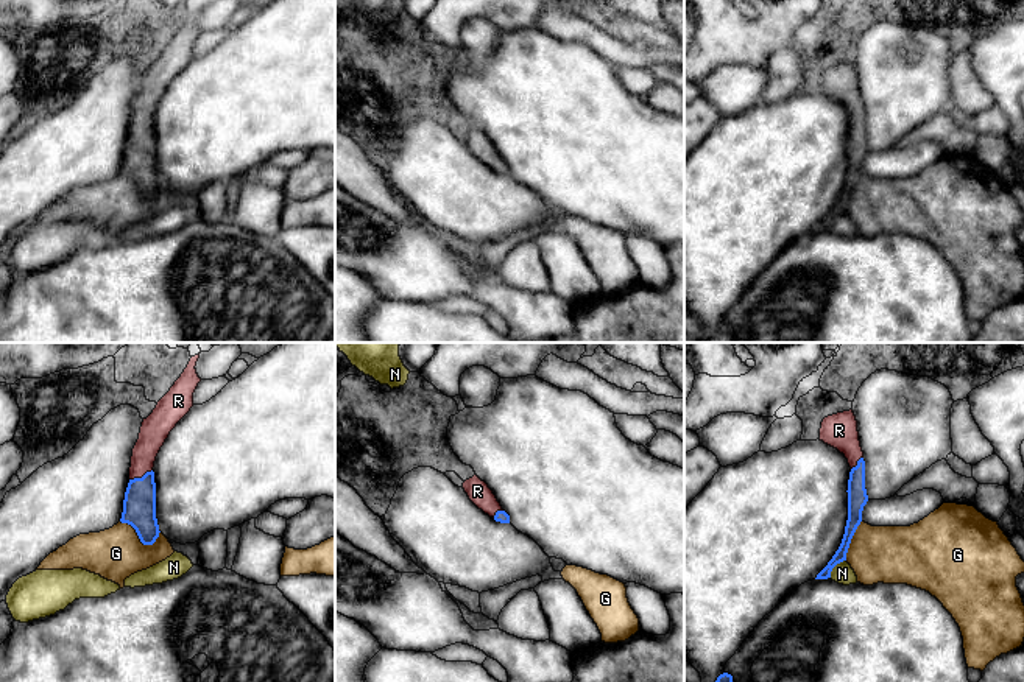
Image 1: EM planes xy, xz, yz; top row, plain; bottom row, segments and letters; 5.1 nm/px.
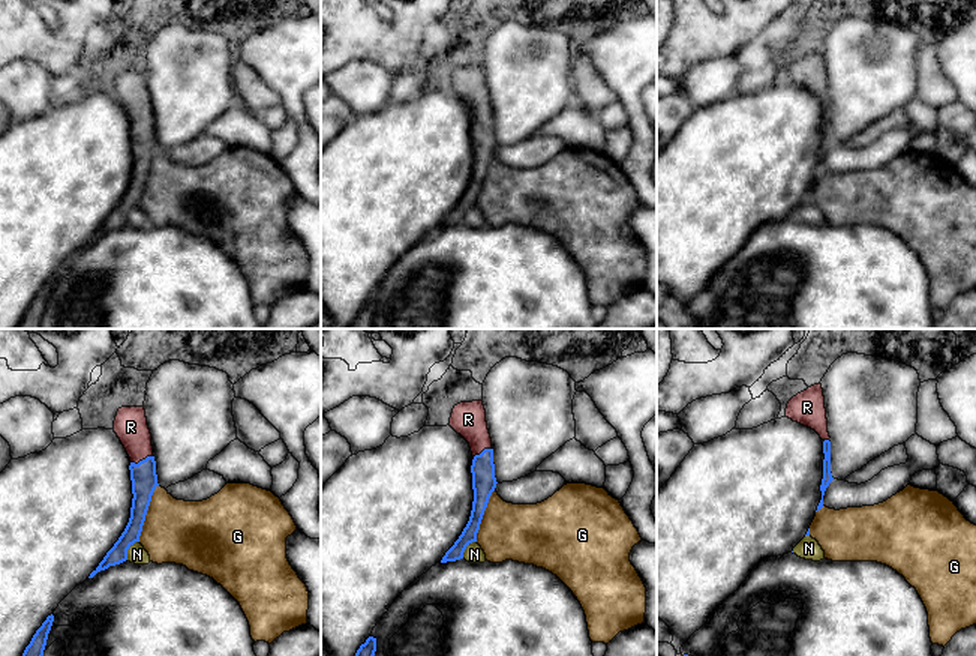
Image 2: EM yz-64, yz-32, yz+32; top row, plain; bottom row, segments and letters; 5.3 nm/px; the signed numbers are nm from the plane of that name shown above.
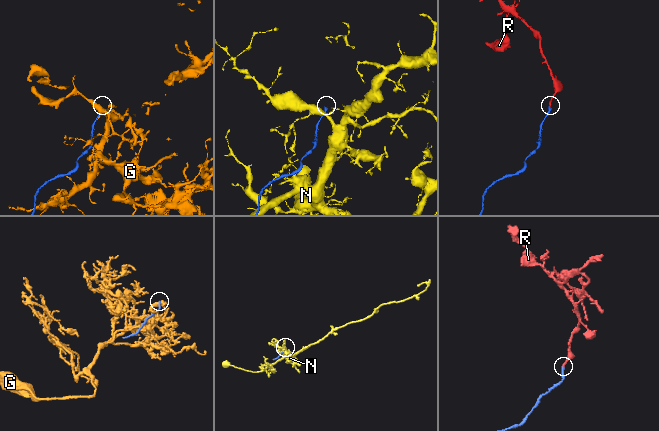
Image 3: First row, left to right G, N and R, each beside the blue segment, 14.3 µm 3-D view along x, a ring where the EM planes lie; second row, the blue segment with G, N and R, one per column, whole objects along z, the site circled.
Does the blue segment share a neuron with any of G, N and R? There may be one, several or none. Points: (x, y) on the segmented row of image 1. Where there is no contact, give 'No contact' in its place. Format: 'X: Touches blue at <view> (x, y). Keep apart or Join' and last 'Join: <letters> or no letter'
G: Touches blue at xy (139, 537). Keep apart
N: Touches blue at yz (834, 565). Keep apart
R: Touches blue at xy (142, 477). Join
Join: R

